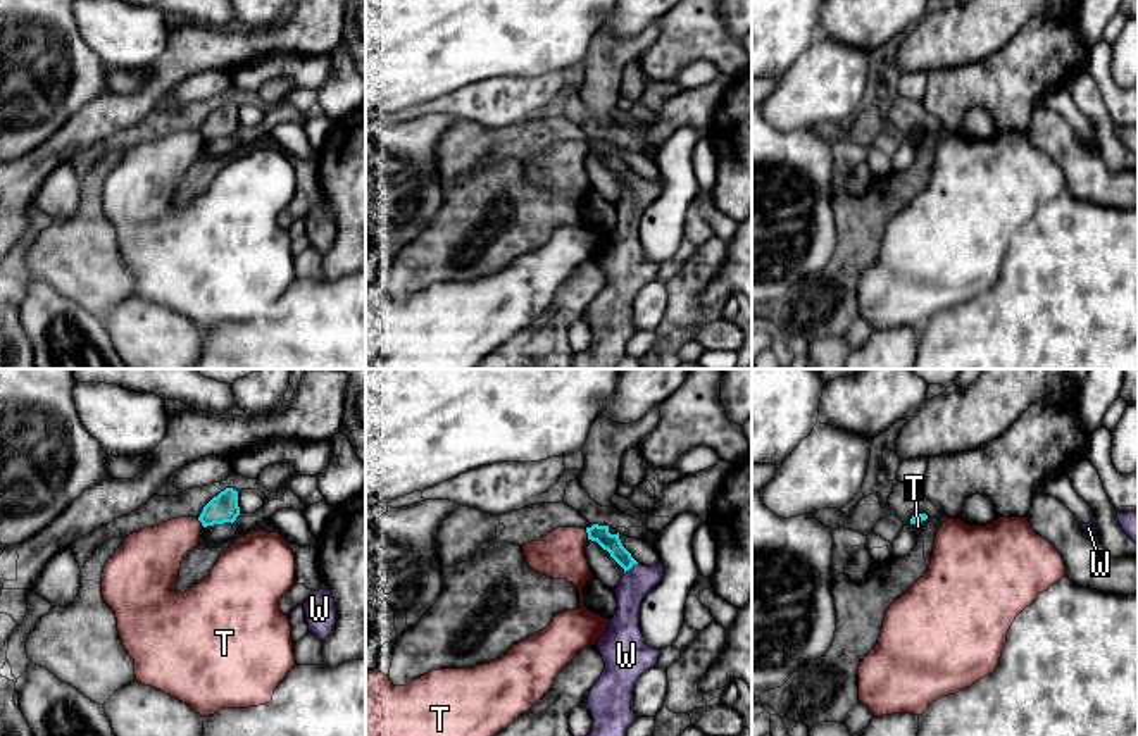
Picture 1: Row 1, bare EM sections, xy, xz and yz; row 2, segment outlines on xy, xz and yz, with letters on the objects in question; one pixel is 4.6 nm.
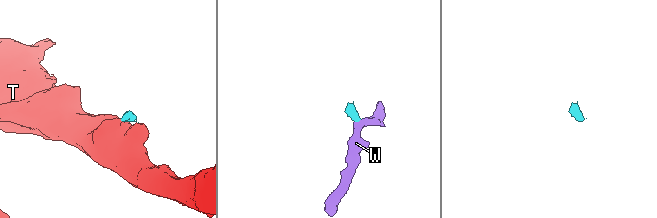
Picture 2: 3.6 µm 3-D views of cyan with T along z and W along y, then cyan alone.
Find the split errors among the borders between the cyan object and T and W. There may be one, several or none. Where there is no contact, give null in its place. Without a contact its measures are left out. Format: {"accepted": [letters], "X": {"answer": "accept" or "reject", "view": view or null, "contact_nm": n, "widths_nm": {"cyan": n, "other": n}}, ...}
{"accepted": ["W"], "T": {"answer": "reject", "view": "xz", "contact_nm": 50, "widths_nm": {"cyan": 80, "other": 220}}, "W": {"answer": "accept", "view": "xz", "contact_nm": 80, "widths_nm": {"cyan": 80, "other": 140}}}

